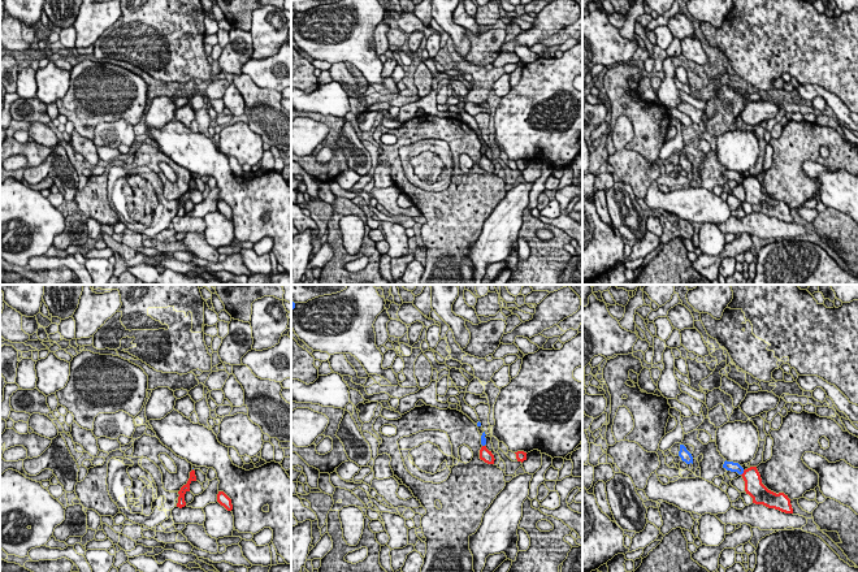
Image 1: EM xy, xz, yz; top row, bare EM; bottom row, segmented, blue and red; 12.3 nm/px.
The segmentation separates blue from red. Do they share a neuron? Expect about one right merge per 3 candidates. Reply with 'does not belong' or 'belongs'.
does not belong

